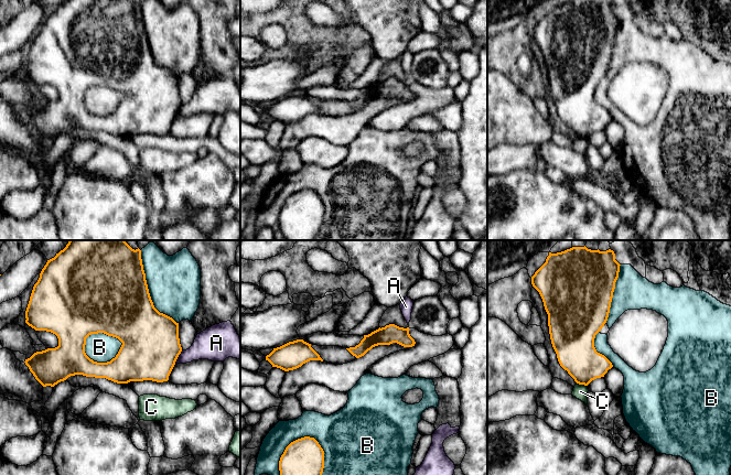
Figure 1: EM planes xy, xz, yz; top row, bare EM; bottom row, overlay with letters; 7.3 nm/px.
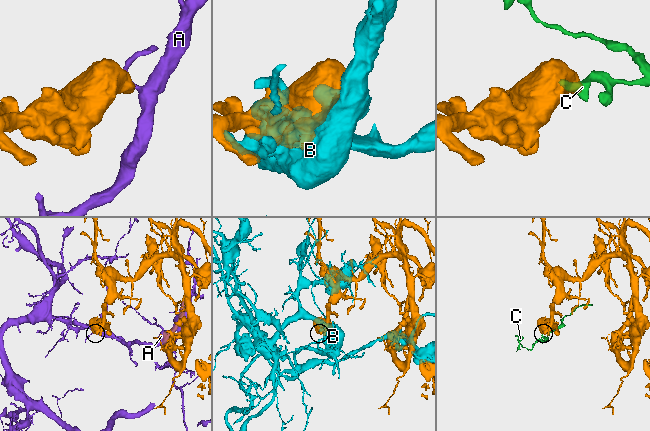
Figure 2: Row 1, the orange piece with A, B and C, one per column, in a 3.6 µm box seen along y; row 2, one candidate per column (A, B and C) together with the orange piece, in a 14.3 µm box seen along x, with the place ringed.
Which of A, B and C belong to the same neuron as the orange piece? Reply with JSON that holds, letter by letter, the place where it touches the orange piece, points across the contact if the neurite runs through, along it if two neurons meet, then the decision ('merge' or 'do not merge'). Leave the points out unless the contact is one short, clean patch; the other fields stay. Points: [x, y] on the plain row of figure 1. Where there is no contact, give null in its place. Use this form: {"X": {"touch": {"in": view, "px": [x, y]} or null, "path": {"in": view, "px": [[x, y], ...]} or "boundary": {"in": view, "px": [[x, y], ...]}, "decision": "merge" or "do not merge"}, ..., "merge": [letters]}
{"A": {"touch": {"in": "xy", "px": [178, 109]}, "decision": "do not merge"}, "B": {"touch": {"in": "xz", "px": [283, 206]}, "decision": "do not merge"}, "C": {"touch": {"in": "yz", "px": [581, 137]}, "decision": "do not merge"}, "merge": []}

